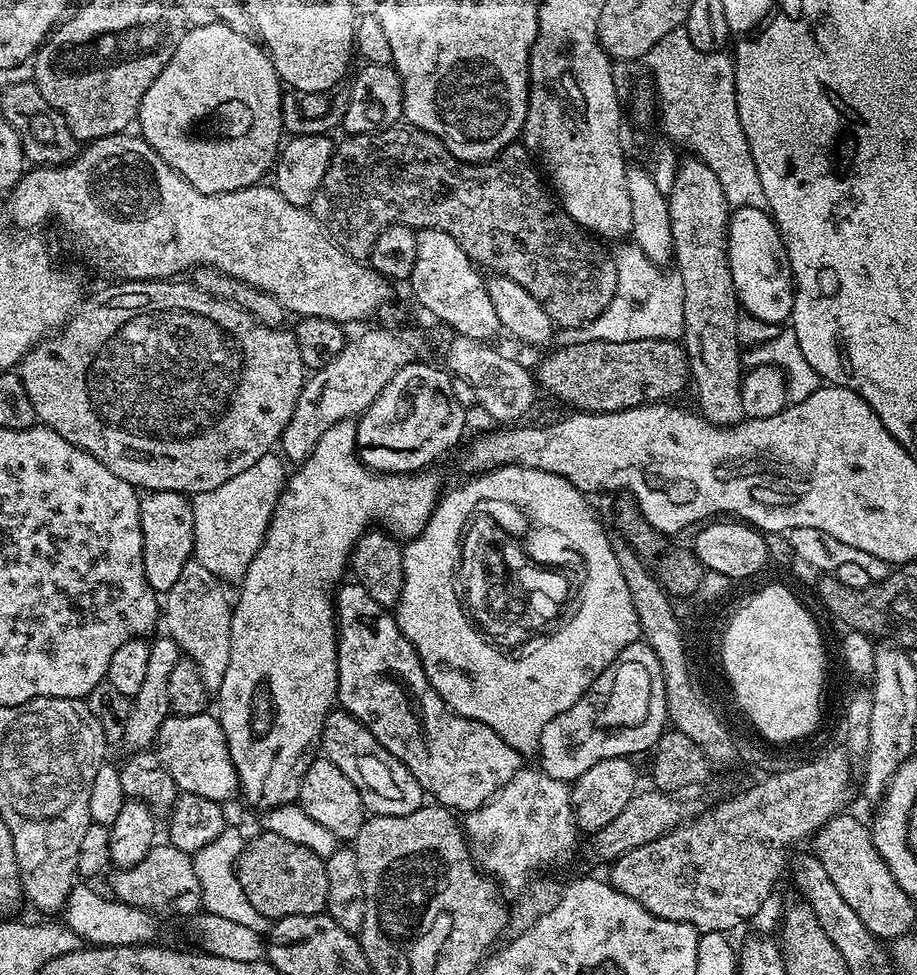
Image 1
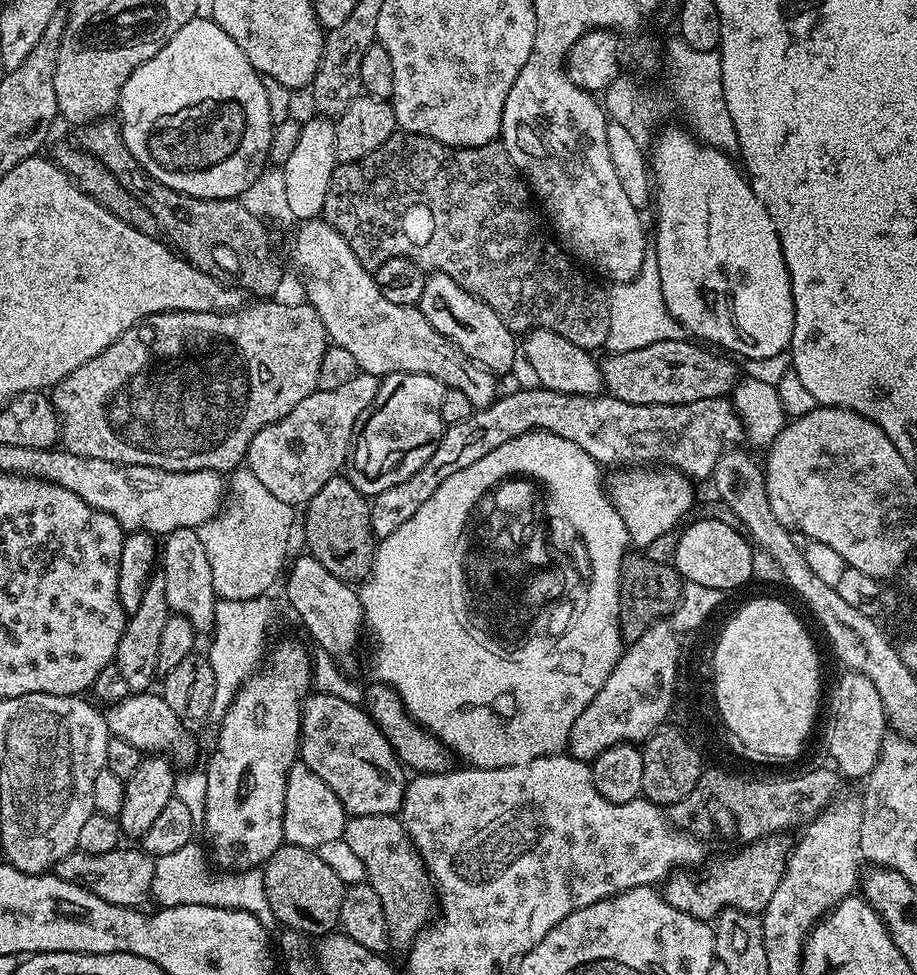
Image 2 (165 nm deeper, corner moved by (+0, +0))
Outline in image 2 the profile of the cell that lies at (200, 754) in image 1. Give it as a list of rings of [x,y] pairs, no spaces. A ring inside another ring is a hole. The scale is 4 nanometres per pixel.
[[[155,691],[130,694],[122,702],[107,705],[106,719],[108,731],[112,736],[122,738],[122,742],[130,742],[142,754],[167,754],[177,765],[188,766],[196,756],[196,744],[187,732],[185,721],[176,717],[174,710],[166,706],[163,695]]]

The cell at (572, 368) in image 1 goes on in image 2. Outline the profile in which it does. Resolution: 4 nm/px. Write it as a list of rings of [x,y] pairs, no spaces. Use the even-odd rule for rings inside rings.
[[[688,338],[654,342],[654,346],[642,346],[642,350],[613,352],[605,357],[599,361],[603,387],[607,395],[627,404],[689,404],[718,400],[727,397],[738,381],[735,359],[717,354]]]

